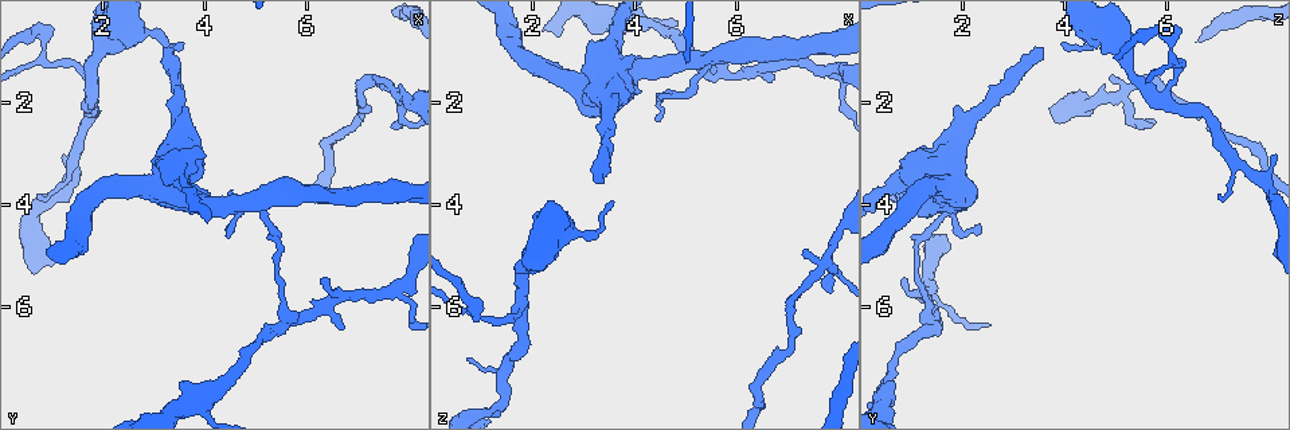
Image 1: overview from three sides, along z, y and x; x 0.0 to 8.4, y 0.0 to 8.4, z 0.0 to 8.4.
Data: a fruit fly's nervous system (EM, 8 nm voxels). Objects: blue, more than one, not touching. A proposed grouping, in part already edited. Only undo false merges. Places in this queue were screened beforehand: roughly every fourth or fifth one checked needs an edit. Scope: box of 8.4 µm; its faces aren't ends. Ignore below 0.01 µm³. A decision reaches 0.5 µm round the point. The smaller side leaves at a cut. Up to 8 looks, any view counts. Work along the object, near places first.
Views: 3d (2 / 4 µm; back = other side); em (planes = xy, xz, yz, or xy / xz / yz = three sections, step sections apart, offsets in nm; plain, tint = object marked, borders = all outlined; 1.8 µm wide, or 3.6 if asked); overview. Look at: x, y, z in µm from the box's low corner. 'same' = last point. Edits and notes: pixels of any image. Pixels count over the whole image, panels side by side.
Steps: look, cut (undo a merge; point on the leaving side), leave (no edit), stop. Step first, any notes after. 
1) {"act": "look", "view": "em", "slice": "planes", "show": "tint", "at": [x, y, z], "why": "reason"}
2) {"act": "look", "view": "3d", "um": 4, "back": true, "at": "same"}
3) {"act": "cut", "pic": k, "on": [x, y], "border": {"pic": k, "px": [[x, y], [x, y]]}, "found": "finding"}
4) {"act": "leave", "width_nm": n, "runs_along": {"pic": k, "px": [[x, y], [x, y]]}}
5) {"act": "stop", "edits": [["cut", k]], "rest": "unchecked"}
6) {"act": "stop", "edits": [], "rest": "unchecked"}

{"act": "look", "view": "3d", "um": 4, "at": [0.90, 1.15, 6.10]}

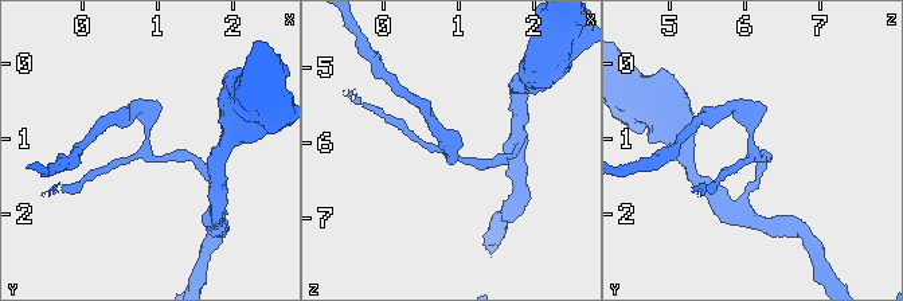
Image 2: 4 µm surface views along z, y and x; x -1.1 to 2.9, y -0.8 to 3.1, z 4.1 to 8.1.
{"act": "look", "view": "em", "um": 3.6, "slice": "xz", "step": 16, "show": "tint", "at": [0.85, 1.20, 6.10], "arms": 3, "why": "need the tissue"}

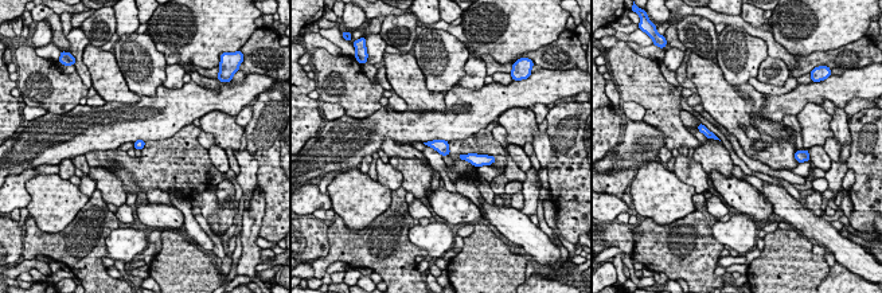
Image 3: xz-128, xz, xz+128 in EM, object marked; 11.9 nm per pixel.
{"act": "look", "view": "em", "um": 3.6, "slice": "xy", "step": 16, "show": "tint", "at": "same", "why": "cut it another way"}

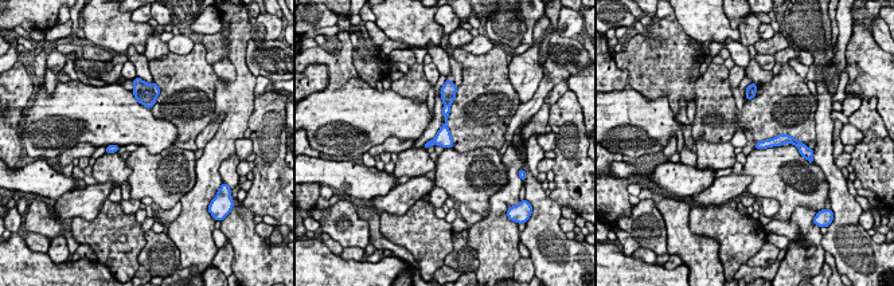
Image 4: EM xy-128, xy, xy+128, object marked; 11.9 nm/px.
{"act": "cut", "pic": 4, "on": [448, 91], "border": {"pic": 4, "px": [[444, 102], [451, 104]]}, "found": "two neurons meet here"}

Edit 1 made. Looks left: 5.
{"act": "look", "view": "overview"}

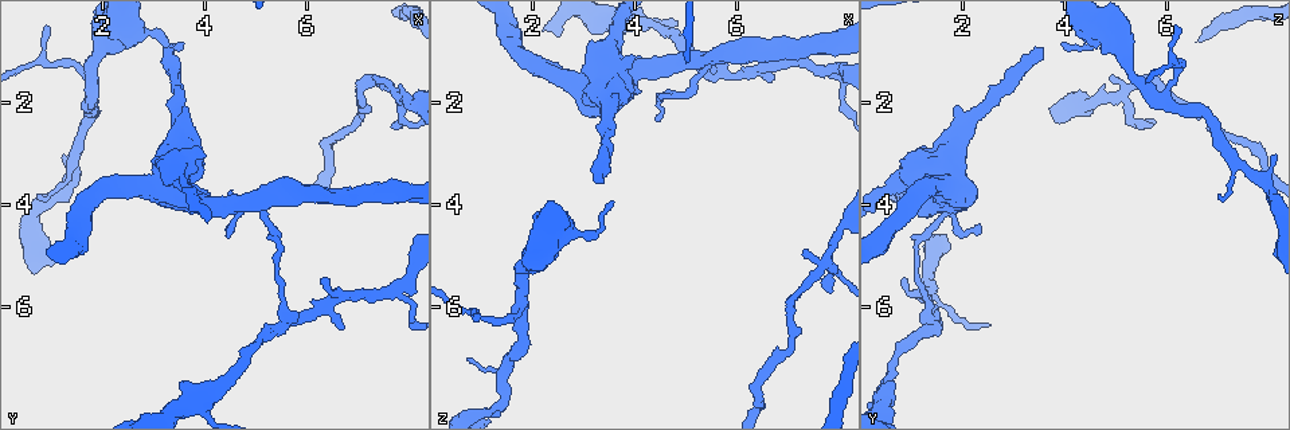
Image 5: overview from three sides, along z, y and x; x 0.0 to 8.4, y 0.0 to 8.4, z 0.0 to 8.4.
{"act": "look", "view": "3d", "um": 2, "at": [5.70, 6.25, 1.35], "why": "arms part here"}

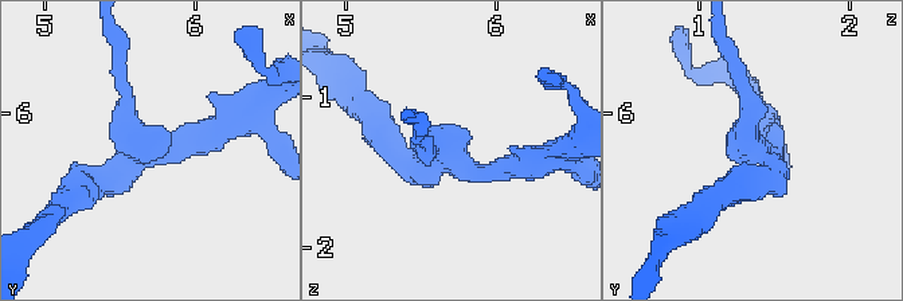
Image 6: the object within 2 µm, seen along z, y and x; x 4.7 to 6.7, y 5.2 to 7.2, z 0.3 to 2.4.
{"act": "look", "view": "em", "um": 3.6, "slice": "xz", "step": 16, "show": "tint", "at": [5.68, 6.24, 1.42], "why": "need the tissue"}

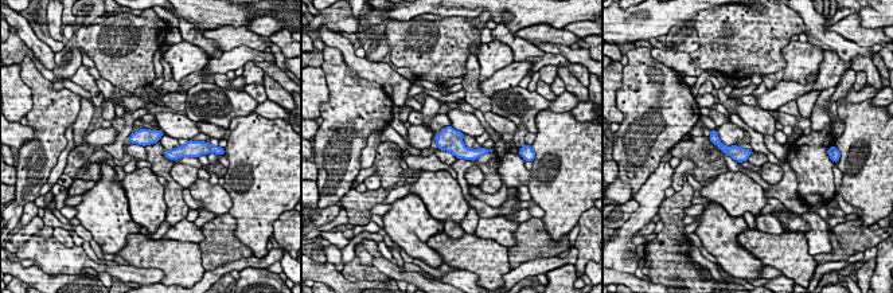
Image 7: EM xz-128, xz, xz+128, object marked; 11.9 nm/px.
{"act": "look", "view": "em", "um": 3.6, "slice": "planes", "show": "tint", "at": "same"}

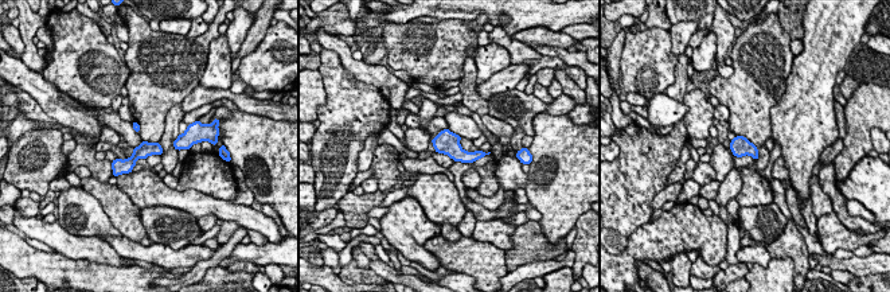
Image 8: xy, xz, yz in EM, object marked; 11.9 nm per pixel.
{"act": "leave", "runs_along": {"pic": 8, "px": [[157, 148], [145, 148], [116, 170]]}, "found": "one neuron here"}

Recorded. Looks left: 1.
{"act": "stop", "edits": [["cut", 4]], "rest": "unchecked"}

